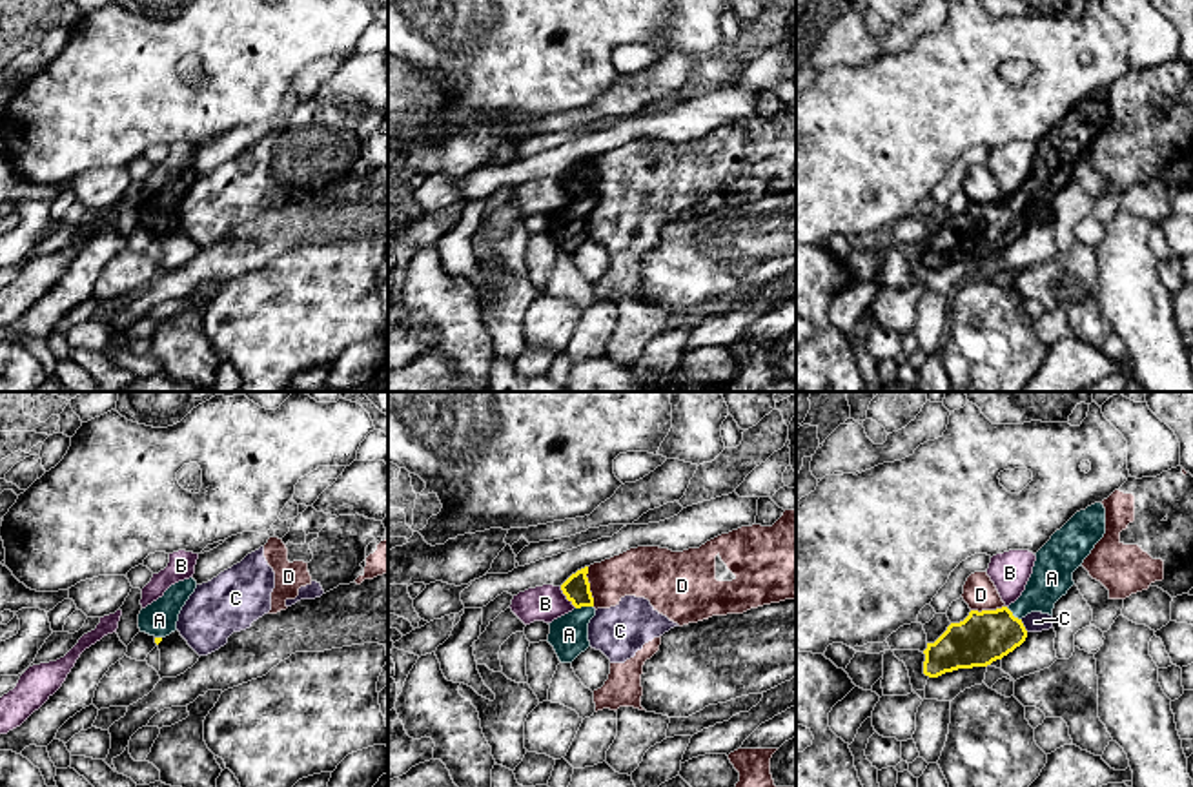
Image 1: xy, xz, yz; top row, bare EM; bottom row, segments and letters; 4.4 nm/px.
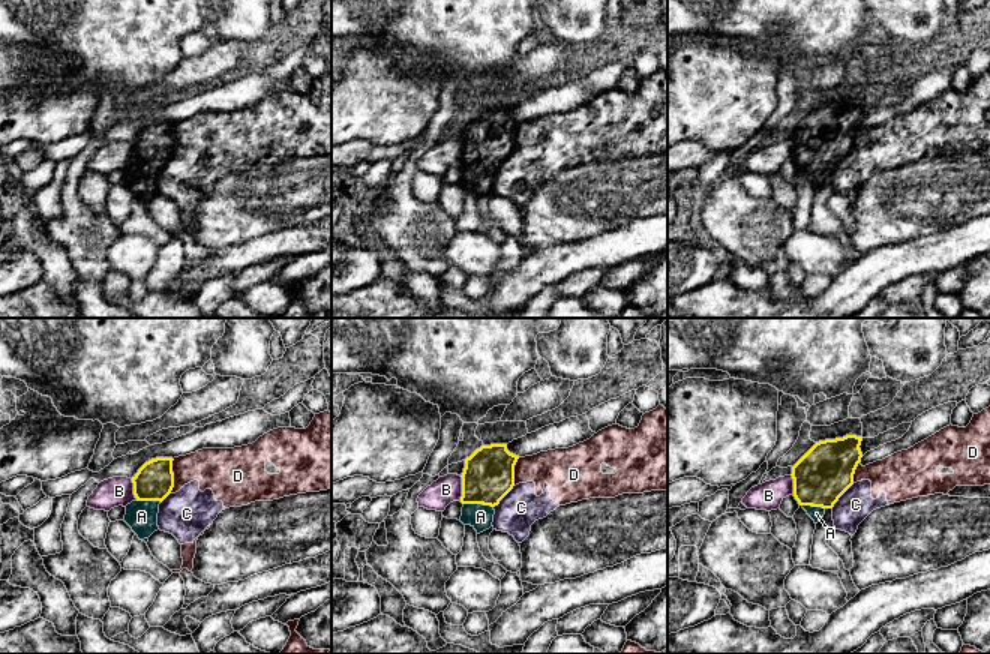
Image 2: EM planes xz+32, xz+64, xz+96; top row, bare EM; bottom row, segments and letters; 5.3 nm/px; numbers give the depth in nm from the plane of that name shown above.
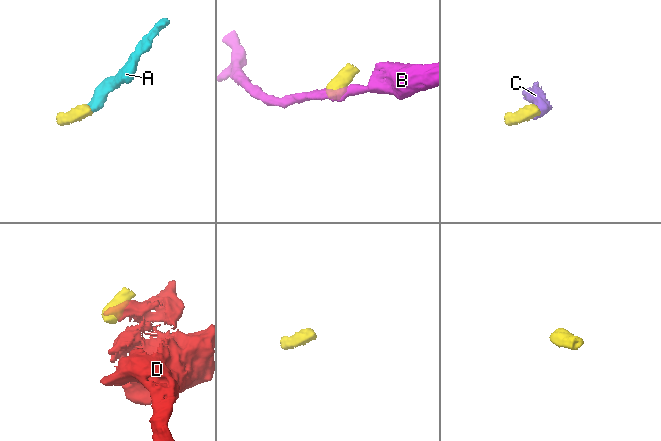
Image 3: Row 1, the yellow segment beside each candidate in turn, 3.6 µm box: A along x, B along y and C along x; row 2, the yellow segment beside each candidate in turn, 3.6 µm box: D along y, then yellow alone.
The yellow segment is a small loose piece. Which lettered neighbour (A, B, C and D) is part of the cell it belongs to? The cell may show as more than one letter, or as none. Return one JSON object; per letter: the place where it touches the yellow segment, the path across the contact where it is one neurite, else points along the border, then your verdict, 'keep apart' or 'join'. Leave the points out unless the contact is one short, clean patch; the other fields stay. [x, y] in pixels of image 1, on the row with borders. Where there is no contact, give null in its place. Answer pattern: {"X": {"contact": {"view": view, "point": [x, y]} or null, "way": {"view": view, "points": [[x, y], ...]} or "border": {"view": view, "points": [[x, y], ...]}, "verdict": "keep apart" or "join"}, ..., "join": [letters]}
{"A": {"contact": {"view": "xz", "point": [583, 605]}, "way": {"view": "xz", "points": [[576, 589], [583, 605], [569, 634]]}, "verdict": "join"}, "B": {"contact": {"view": "xz", "point": [567, 598]}, "border": {"view": "xz", "points": [[560, 587], [576, 607]]}, "verdict": "keep apart"}, "C": {"contact": {"view": "yz", "point": [1022, 625]}, "border": {"view": "yz", "points": [[1020, 620], [1028, 631]]}, "verdict": "keep apart"}, "D": {"contact": {"view": "xz", "point": [589, 587]}, "border": {"view": "xz", "points": [[587, 567], [594, 605]]}, "verdict": "keep apart"}, "join": ["A"]}

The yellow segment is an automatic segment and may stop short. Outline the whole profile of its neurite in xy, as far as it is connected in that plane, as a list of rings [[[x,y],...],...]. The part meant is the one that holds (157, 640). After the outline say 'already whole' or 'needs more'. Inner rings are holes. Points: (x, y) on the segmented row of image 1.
[[[193,577],[171,585],[162,598],[140,610],[140,632],[153,636],[157,645],[175,632],[178,614],[195,588],[197,581]]] | needs more

